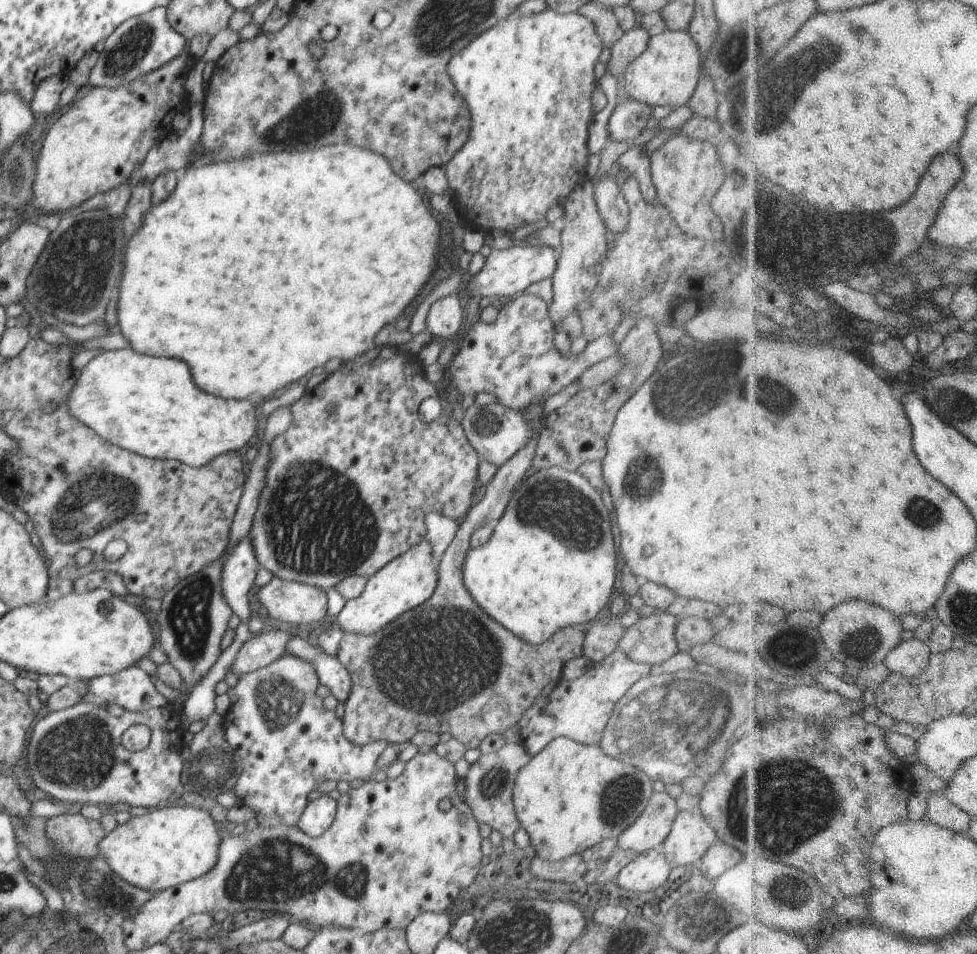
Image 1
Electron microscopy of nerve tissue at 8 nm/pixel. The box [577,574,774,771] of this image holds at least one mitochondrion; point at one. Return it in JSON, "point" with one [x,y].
{"point":[617,741]}

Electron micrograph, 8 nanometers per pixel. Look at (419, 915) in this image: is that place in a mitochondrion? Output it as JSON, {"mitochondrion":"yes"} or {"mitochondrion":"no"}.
{"mitochondrion":"no"}

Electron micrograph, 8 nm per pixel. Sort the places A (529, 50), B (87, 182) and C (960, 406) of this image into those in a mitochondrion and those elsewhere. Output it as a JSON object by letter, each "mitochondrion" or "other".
{"A":"other","B":"other","C":"mitochondrion"}

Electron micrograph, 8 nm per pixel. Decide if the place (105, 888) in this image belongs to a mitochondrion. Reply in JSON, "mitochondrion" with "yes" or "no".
{"mitochondrion":"yes"}

